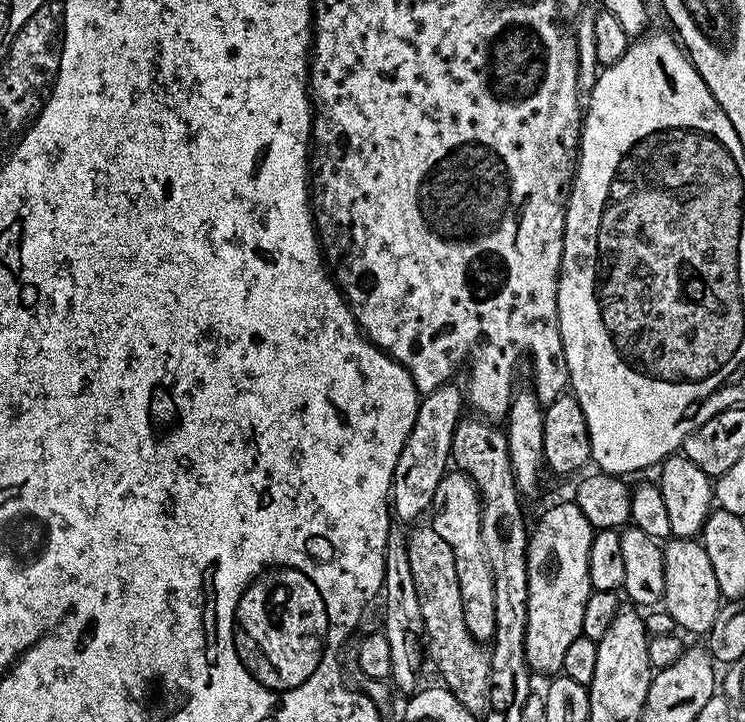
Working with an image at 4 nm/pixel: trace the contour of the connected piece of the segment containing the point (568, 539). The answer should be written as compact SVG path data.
M568 502L568 504L556 504L553 508L548 508L544 512L544 517L540 520L540 525L535 526L534 531L528 537L528 621L526 622L526 658L528 659L528 667L533 673L539 674L539 672L552 672L548 674L556 674L563 669L563 659L566 658L566 652L568 651L570 644L582 636L582 614L586 614L586 602L590 598L590 594L593 592L593 586L590 582L590 542L592 541L592 533L594 529L590 522L586 522L586 514L582 514L582 510L574 502Z

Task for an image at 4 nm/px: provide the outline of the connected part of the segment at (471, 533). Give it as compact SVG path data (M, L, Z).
M459 470L449 471L442 478L431 509L430 526L454 550L458 570L458 590L462 590L462 610L470 635L477 642L491 641L494 634L494 574L482 546L480 491L472 479Z

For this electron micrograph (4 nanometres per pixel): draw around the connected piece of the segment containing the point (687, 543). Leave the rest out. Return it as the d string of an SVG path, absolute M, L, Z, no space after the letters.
M672 538L663 545L663 549L666 566L663 607L670 614L670 618L674 618L677 629L685 628L688 632L707 634L718 618L722 607L722 597L704 545L696 538L690 540Z

